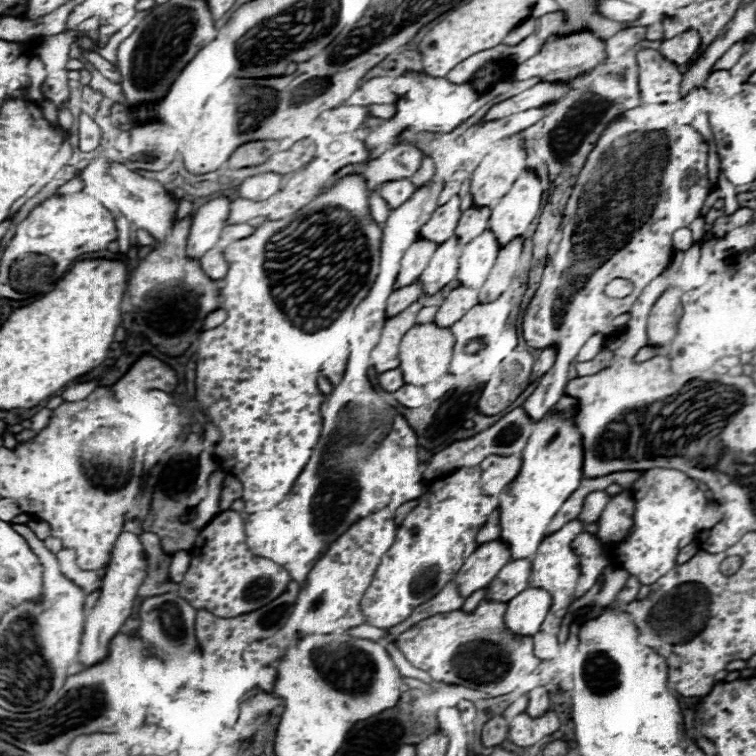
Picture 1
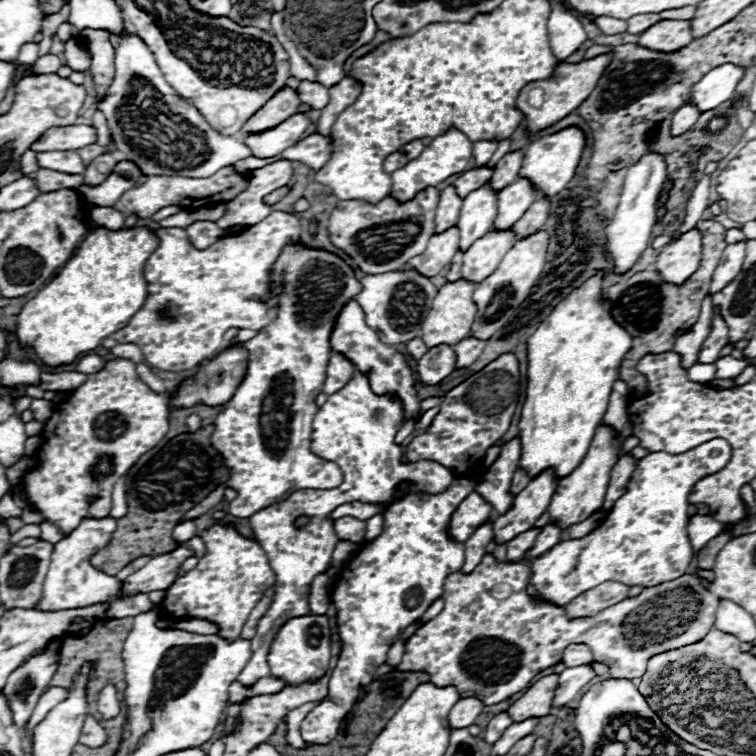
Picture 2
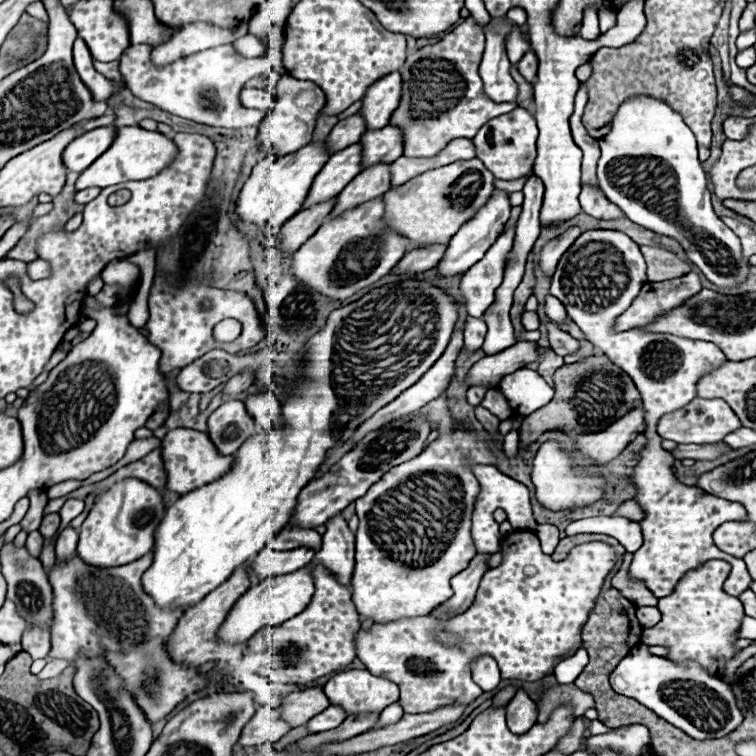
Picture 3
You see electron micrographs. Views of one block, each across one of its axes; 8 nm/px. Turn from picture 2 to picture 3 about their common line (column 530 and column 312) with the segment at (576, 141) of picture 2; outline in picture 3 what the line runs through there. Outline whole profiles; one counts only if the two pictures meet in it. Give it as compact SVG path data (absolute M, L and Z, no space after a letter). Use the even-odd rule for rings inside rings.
M308 144L298 152L278 158L274 166L266 172L262 172L260 168L254 168L252 176L248 178L248 182L240 192L240 200L236 208L238 218L242 222L254 222L254 224L270 222L272 226L282 226L286 220L298 214L298 210L302 208L302 202L306 200L306 194L310 192L312 180L328 162L328 158L330 158L330 150L324 144Z

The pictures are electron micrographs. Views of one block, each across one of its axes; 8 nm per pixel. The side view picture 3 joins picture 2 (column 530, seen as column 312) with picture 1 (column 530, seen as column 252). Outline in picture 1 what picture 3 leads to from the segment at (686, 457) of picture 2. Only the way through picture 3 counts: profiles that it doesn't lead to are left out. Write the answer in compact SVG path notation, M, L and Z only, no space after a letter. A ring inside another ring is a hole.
M530 586L508 602L504 614L506 628L518 636L534 636L540 630L540 624L544 622L550 606L552 596L546 590Z

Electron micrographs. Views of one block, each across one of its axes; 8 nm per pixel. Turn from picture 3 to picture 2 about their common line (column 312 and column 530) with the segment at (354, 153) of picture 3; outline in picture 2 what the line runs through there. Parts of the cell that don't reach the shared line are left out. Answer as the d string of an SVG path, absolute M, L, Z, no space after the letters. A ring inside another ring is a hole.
M522 176L516 182L504 186L498 192L498 216L494 220L494 226L498 230L512 228L522 218L522 214L532 206L538 194L540 192L532 186L532 182Z

